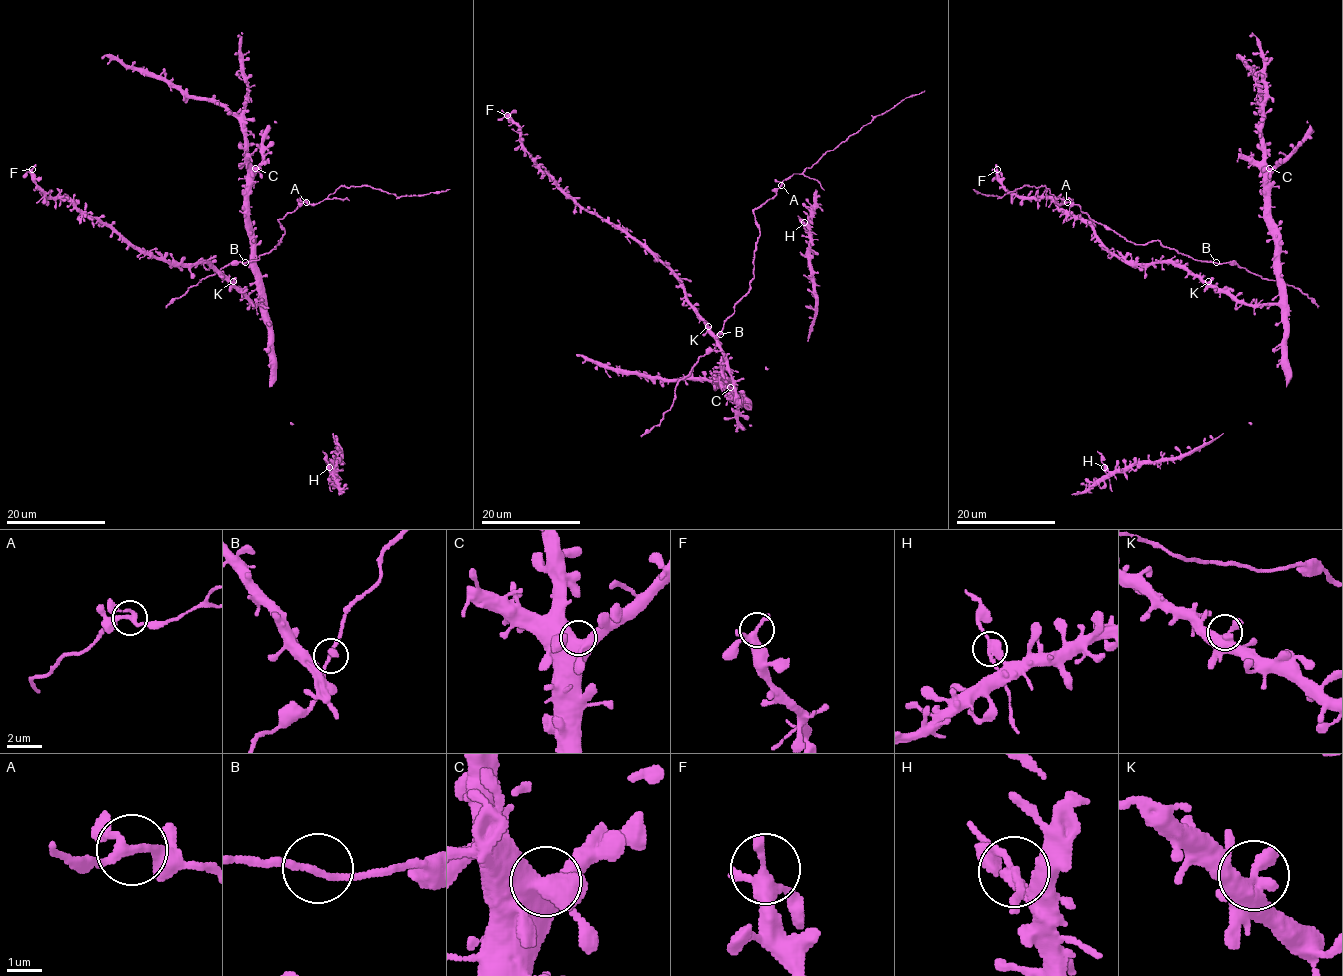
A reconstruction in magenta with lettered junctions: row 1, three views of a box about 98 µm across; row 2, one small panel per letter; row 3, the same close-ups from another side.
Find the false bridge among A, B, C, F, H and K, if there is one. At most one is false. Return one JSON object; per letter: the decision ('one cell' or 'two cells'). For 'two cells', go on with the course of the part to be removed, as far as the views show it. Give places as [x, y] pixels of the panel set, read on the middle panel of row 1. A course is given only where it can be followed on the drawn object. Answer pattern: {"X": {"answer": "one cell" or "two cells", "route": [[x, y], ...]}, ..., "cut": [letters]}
{"A": {"answer": "one cell"}, "B": {"answer": "one cell"}, "C": {"answer": "one cell"}, "F": {"answer": "one cell"}, "H": {"answer": "one cell"}, "K": {"answer": "one cell"}, "cut": []}

